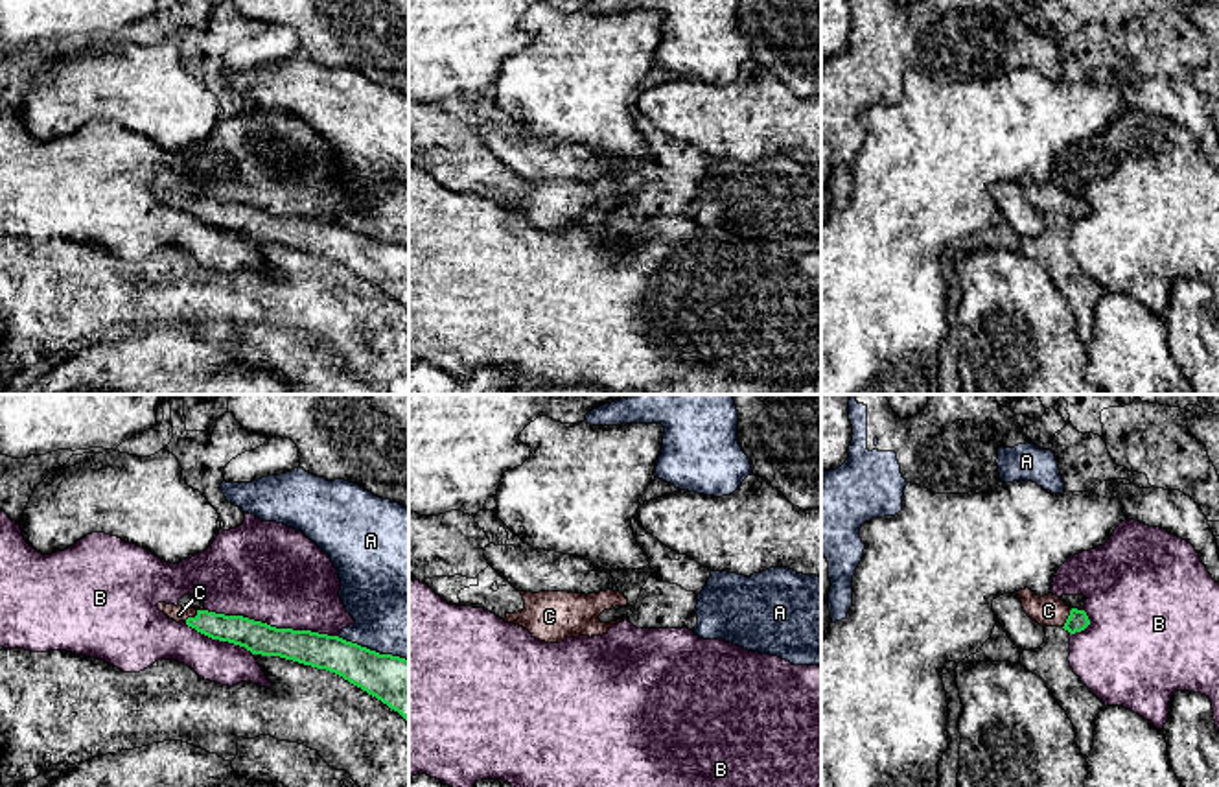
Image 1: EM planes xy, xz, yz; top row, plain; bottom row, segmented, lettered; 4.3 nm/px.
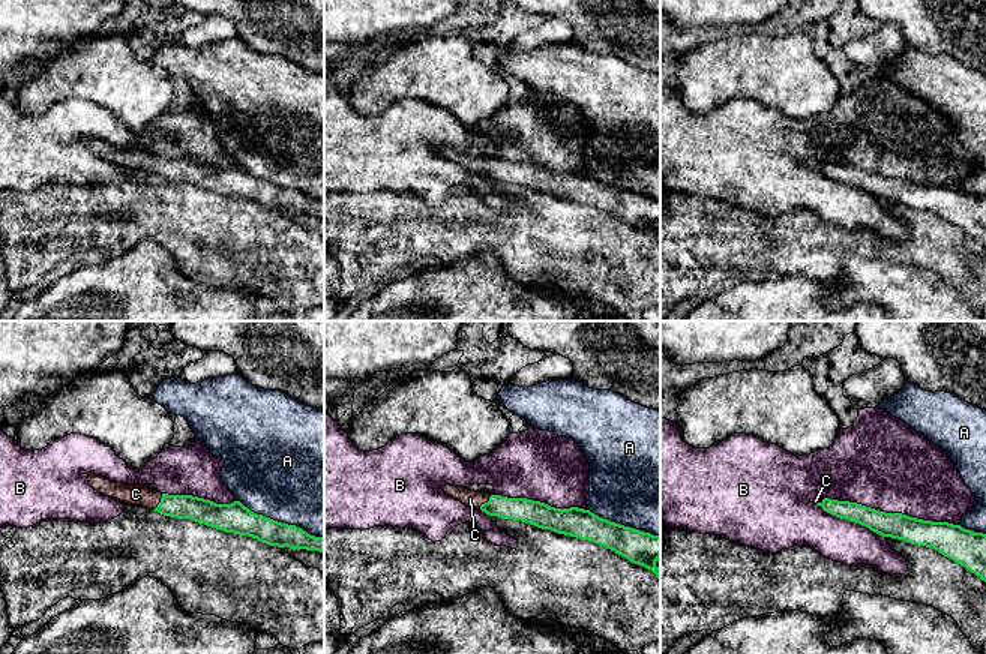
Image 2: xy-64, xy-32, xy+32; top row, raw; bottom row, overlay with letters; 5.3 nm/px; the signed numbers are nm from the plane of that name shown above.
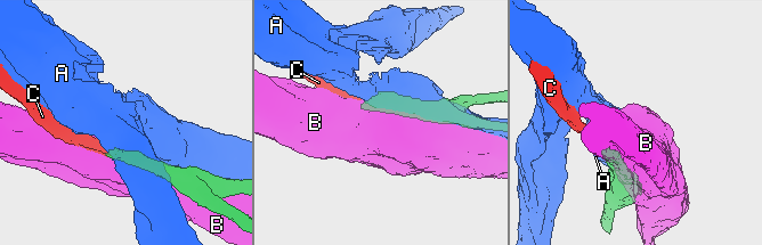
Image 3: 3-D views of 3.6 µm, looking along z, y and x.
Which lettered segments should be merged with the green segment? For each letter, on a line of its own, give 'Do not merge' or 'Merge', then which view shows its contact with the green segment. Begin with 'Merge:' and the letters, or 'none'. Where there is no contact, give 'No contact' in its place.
Merge: C
A: Do not merge. Touches green in xy
B: Do not merge. Touches green in xy
C: Merge. Touches green in yz

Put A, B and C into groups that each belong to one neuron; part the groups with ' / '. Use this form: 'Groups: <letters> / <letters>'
Groups: A / B / C

